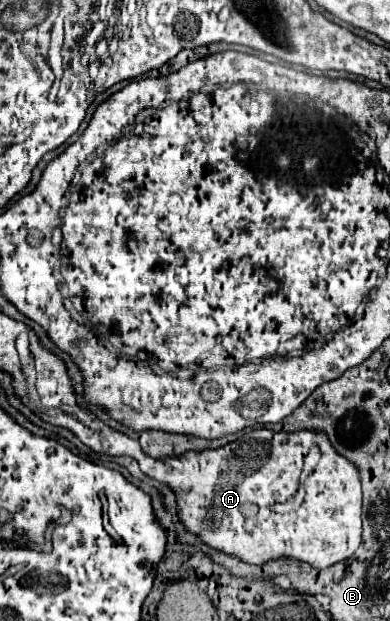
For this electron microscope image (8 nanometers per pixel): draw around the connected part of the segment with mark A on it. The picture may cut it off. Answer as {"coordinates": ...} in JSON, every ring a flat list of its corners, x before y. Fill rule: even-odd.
{"coordinates":[[57,414,53,424,71,430,85,446,99,454,129,454,137,458,141,472,149,478,155,478,177,494,177,514,181,524,187,532,201,536,201,542,213,550,223,554,235,556,245,564,261,566,277,558,291,558,305,562,313,568,327,568,345,558,349,558,361,544,361,480,351,462,347,458,335,454,333,446,323,438,323,434,313,430,301,430,293,434,285,432,271,432,271,430,255,430,251,436,245,436,237,442,231,442,217,450,203,450,203,452,187,452,175,458,151,458,143,454,137,440,129,438,127,434,115,432,103,422,97,422,95,428,85,426,73,414],[311,446,319,446,321,458,313,474,305,480,305,496,303,502,293,506,289,500,297,494,299,476,303,468,303,458,307,456]]}

